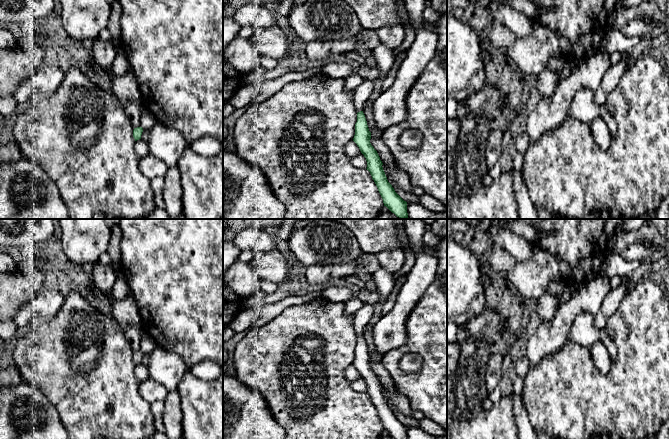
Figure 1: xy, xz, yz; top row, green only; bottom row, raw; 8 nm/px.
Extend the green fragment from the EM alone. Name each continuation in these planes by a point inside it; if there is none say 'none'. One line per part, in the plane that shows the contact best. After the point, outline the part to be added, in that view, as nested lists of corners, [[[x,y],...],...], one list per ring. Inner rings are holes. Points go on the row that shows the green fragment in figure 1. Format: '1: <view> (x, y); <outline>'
1: xz (361, 94); [[[364,80],[363,83],[353,91],[353,101],[358,112],[363,110],[363,107],[365,106],[372,91],[373,82],[369,80]]]

